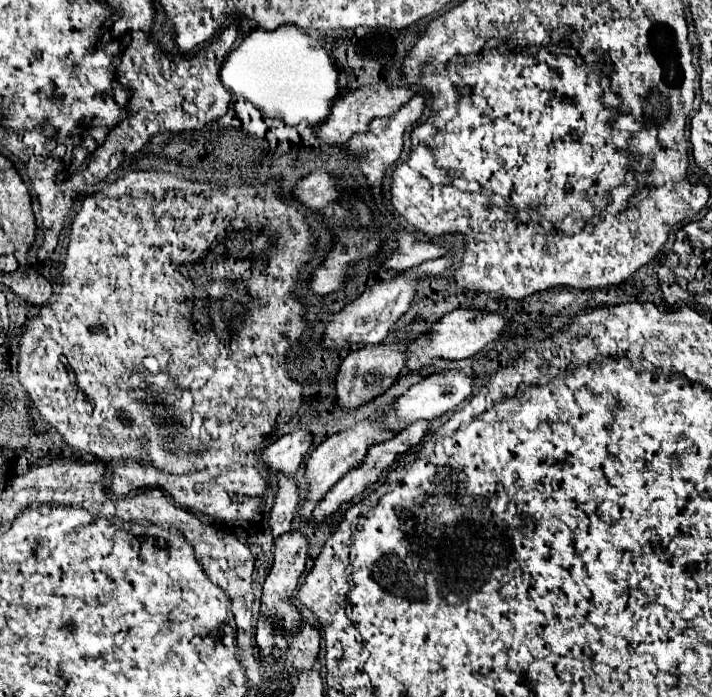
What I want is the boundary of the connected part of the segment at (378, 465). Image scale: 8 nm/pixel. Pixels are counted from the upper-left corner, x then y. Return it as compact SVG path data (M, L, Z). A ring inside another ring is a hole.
M420 419L420 421L414 421L410 427L406 427L404 431L400 431L394 439L384 441L384 443L378 443L378 445L372 445L372 447L368 449L366 457L362 459L362 463L360 463L358 467L350 469L350 471L334 485L334 489L330 489L330 493L326 493L326 497L316 505L316 509L314 509L314 519L316 519L316 521L322 521L322 519L326 519L328 515L332 515L342 503L360 497L372 483L378 481L378 477L382 475L382 471L384 471L386 467L390 467L390 465L396 461L396 457L400 457L400 455L404 455L408 449L416 447L416 445L424 439L424 435L428 433L428 429L430 429L430 421L422 421L422 419Z

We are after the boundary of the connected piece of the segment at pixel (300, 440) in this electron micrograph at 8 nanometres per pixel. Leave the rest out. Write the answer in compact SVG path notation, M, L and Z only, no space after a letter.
M298 429L294 433L282 435L278 441L268 445L262 451L262 459L272 469L284 471L288 477L292 477L298 471L310 445L312 445L312 433L306 429Z

